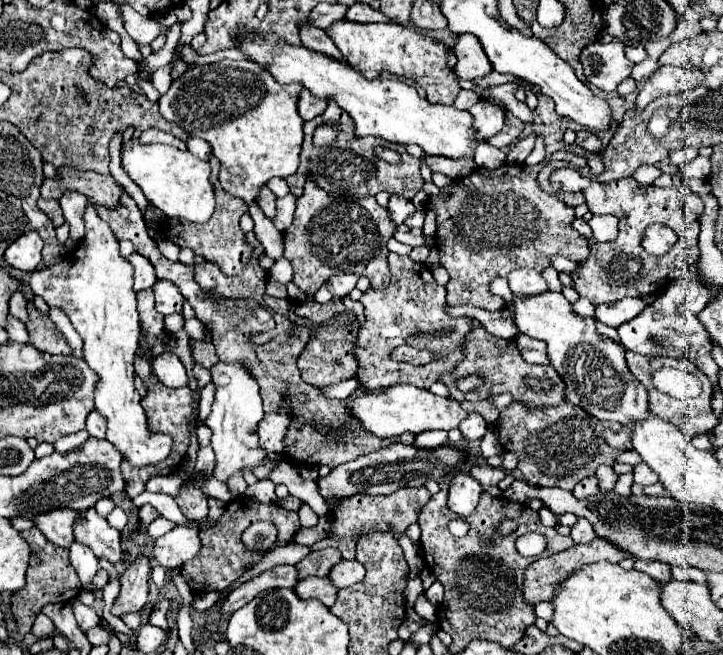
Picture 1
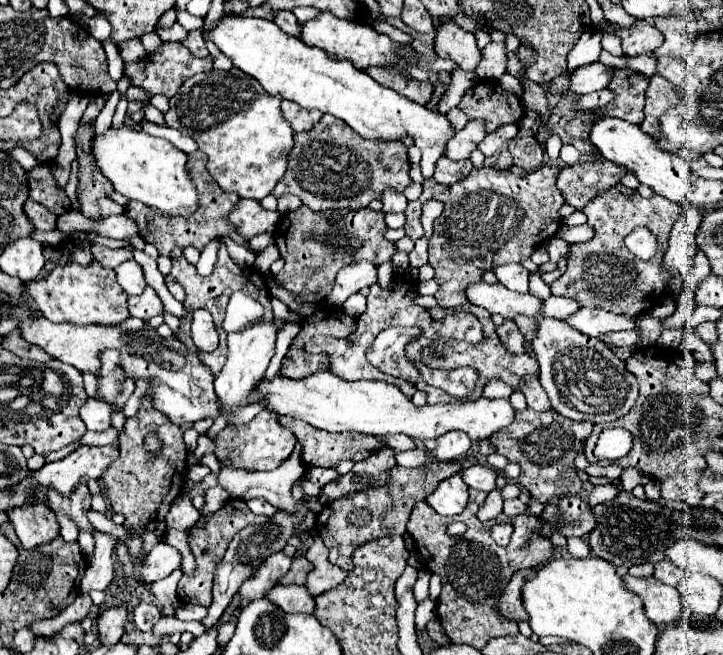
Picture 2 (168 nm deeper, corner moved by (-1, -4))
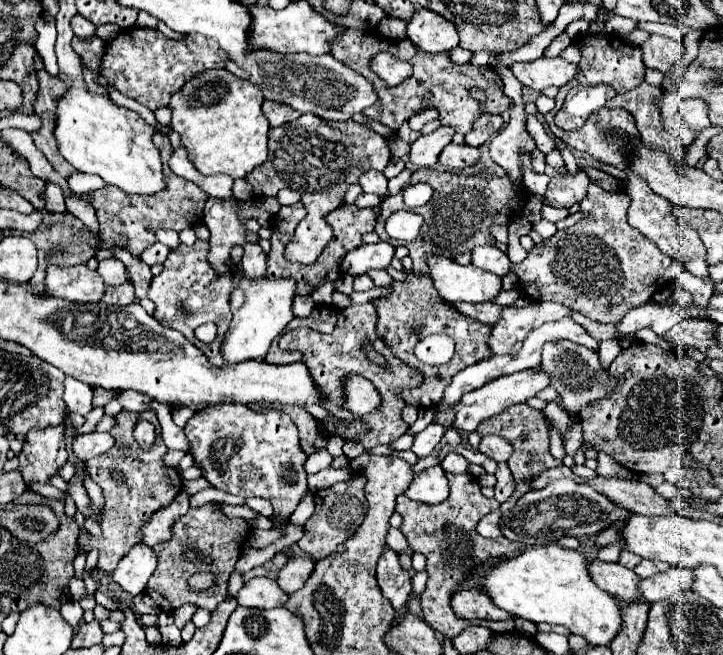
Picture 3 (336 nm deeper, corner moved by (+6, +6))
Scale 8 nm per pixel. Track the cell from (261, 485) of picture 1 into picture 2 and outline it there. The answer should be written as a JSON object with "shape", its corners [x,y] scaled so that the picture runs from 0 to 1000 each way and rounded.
{"shape":[[[347,760],[347,763],[342,763],[342,773],[353,782],[353,785],[367,785],[367,788],[372,788],[375,791],[375,785],[380,785],[380,773],[378,769],[372,769],[367,760]]]}

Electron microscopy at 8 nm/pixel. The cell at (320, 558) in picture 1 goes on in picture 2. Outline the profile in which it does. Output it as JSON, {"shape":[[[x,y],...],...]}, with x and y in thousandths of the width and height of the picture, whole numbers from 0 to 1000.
{"shape":[[[408,849],[402,870],[397,873],[397,879],[391,879],[391,889],[386,892],[422,892],[430,867],[433,867],[433,858],[427,858],[422,849]]]}

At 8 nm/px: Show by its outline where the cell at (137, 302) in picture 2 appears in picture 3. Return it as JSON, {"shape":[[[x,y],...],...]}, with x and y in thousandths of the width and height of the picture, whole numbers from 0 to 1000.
{"shape":[[[172,431],[166,437],[147,437],[141,461],[160,464],[160,467],[177,467],[185,461],[185,437],[180,431]]]}

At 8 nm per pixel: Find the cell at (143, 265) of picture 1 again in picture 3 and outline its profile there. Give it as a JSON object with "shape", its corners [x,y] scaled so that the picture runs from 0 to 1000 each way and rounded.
{"shape":[[[152,394],[152,397],[141,397],[136,403],[136,418],[141,421],[144,434],[172,434],[174,431],[174,409],[166,397],[160,394]]]}

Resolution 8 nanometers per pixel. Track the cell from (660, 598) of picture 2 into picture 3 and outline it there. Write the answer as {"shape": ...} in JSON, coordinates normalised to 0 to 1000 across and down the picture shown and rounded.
{"shape":[[[819,855],[813,858],[813,876],[824,889],[824,895],[860,919],[874,919],[885,913],[880,910],[880,885],[885,882],[858,861]]]}

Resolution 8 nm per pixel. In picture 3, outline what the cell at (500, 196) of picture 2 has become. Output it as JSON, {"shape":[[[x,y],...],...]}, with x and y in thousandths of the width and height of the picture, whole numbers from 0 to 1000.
{"shape":[[[581,256],[581,260],[573,260],[570,272],[567,272],[567,281],[575,281],[575,278],[589,278],[600,290],[600,299],[595,302],[595,308],[586,311],[584,318],[575,318],[575,324],[586,330],[586,345],[584,345],[578,363],[562,369],[542,365],[531,354],[534,333],[548,321],[562,318],[559,305],[556,305],[556,293],[528,305],[526,330],[523,330],[523,339],[520,339],[520,348],[517,348],[517,354],[526,360],[527,368],[548,376],[559,374],[564,379],[566,391],[573,400],[573,415],[575,418],[592,418],[592,406],[589,406],[589,391],[592,388],[609,388],[609,391],[628,394],[631,388],[653,385],[653,379],[658,379],[664,373],[683,373],[683,363],[678,360],[675,348],[680,342],[703,345],[705,336],[708,336],[711,321],[705,318],[705,305],[711,302],[714,284],[703,275],[703,269],[694,269],[694,272],[686,272],[686,269],[680,269],[680,272],[633,269],[628,263],[609,263],[609,260],[598,260],[598,256]]]}

